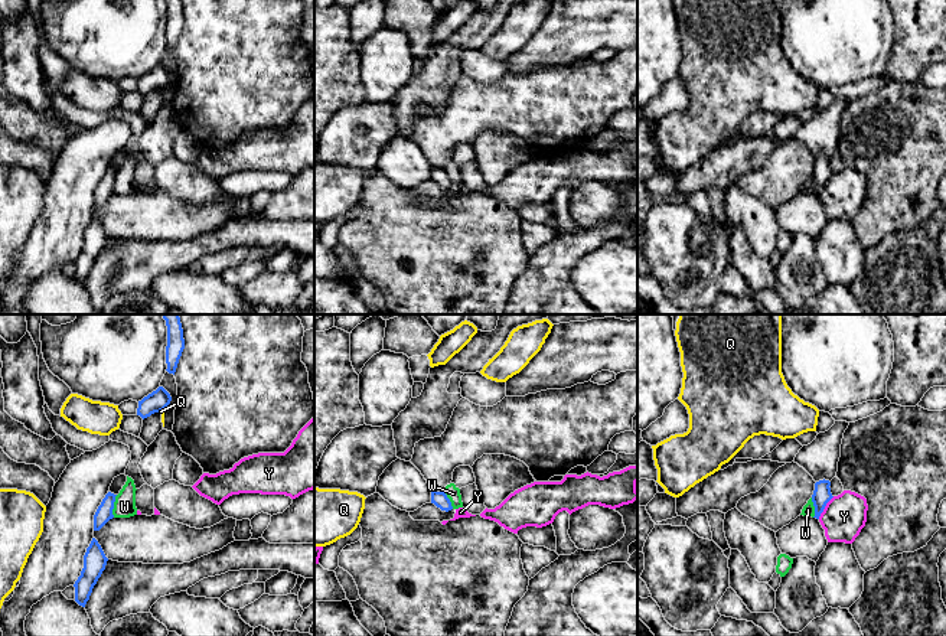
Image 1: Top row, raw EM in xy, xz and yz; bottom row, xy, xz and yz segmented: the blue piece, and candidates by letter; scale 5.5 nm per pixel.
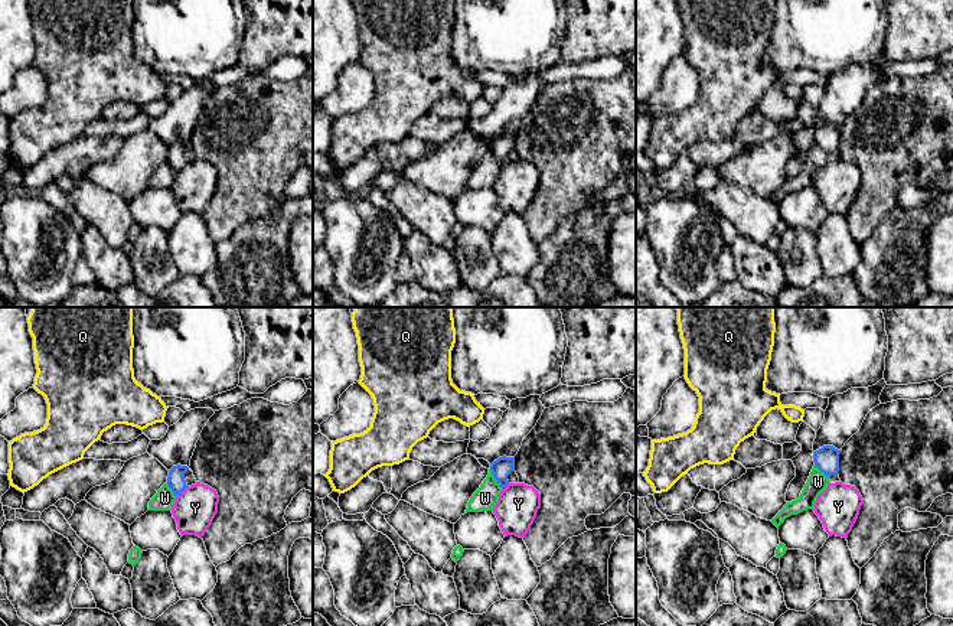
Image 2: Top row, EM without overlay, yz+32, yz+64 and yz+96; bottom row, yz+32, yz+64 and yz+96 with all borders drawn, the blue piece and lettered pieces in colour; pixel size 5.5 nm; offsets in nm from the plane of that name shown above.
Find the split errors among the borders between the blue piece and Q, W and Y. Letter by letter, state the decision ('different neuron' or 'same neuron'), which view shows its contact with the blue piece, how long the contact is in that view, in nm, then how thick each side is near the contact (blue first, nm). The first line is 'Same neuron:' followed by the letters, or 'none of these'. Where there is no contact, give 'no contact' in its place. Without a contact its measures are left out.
Same neuron: none of these
Q: different neuron | xy | 30 nm | 120/20 nm
W: different neuron | xy | 130 nm | 90/130 nm
Y: different neuron | yz | 160 nm | 100/240 nm

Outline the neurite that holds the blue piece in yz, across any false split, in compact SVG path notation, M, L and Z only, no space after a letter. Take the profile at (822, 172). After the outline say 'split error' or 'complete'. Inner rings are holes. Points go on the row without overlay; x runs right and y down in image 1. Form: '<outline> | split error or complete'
M819 157L815 160L815 167L812 172L812 179L815 183L815 193L819 196L821 190L823 189L826 180L834 175L831 170L831 159L829 157Z | complete

